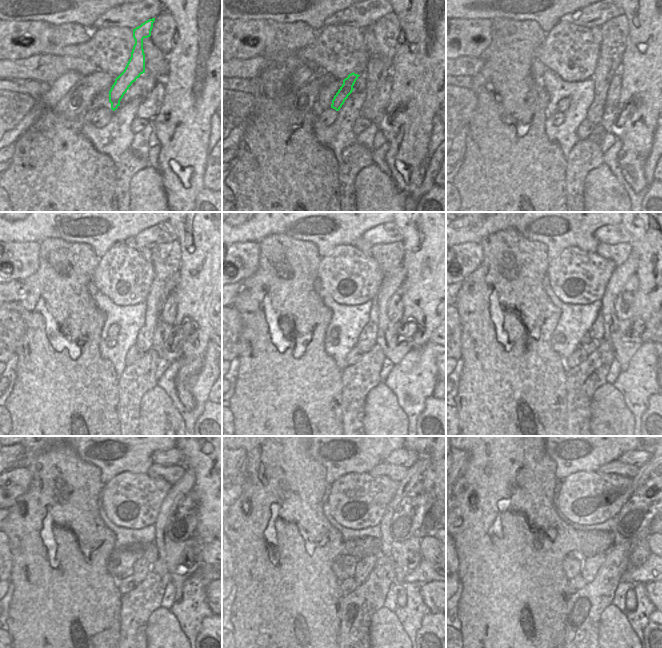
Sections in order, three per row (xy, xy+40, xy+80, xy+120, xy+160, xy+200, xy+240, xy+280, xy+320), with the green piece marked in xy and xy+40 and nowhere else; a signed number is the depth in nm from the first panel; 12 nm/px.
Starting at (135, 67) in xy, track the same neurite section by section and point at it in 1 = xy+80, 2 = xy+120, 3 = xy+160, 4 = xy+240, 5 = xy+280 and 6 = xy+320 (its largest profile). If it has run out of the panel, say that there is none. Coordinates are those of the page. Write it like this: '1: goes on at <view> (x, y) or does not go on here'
1: goes on at xy+80 (563, 104)
2: goes on at xy+120 (113, 331)
3: goes on at xy+160 (335, 333)
4: goes on at xy+240 (113, 562)
5: goes on at xy+280 (341, 571)
6: goes on at xy+320 (572, 566)

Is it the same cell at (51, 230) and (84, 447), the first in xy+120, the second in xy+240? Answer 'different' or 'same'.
same

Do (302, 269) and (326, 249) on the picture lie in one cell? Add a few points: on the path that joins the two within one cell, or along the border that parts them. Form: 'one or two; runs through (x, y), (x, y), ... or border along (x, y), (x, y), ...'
two; border along (301, 240), (311, 241), (316, 246), (321, 258)

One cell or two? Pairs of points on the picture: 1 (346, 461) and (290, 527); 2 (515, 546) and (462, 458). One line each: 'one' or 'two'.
1: two
2: two

